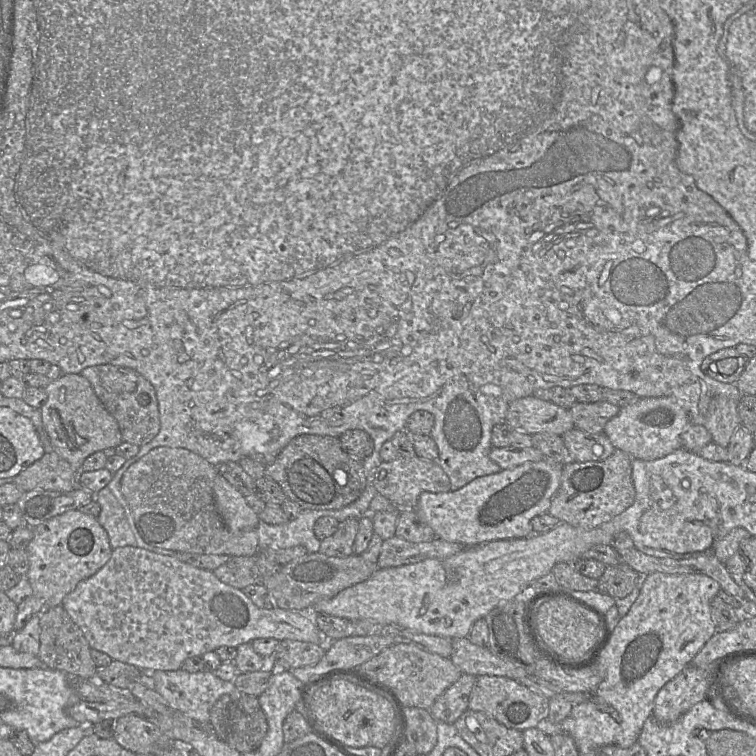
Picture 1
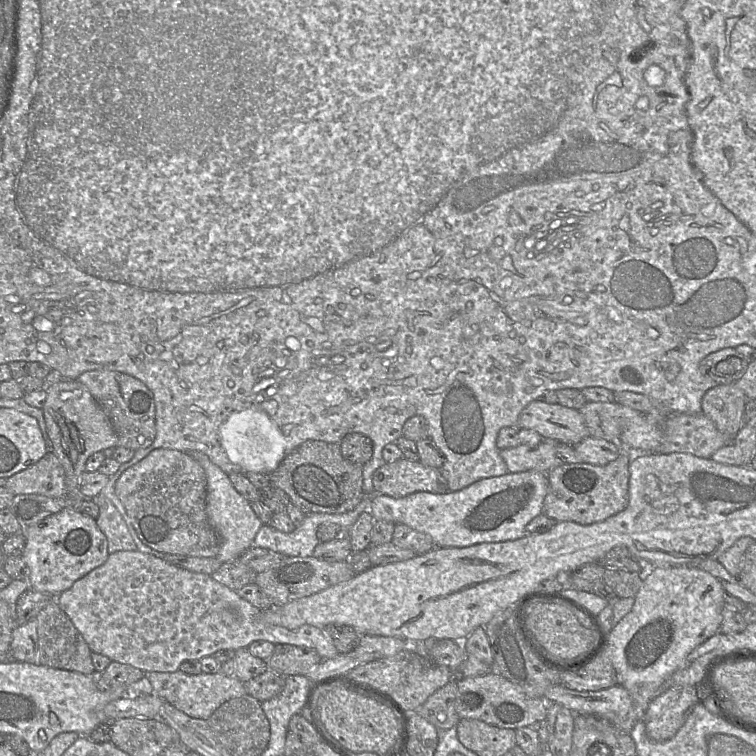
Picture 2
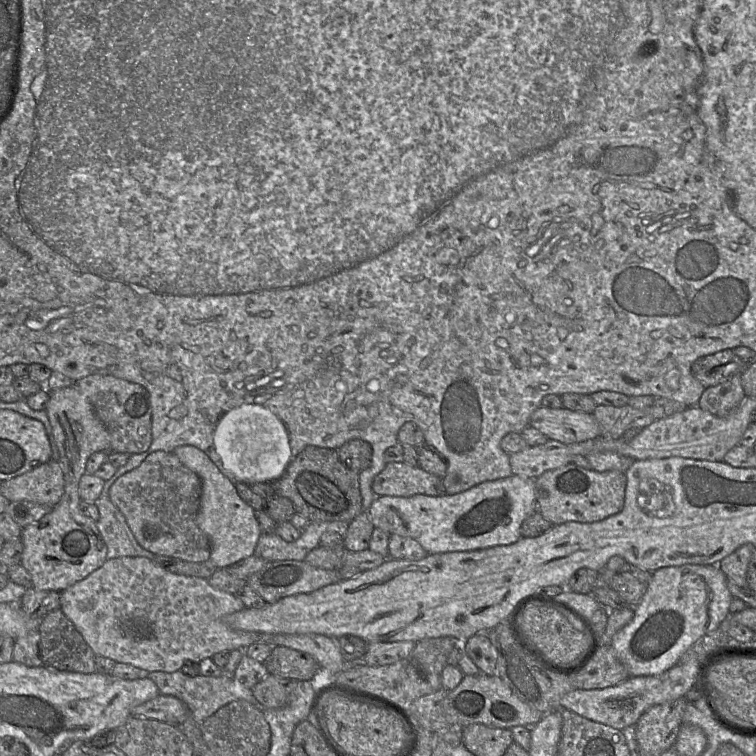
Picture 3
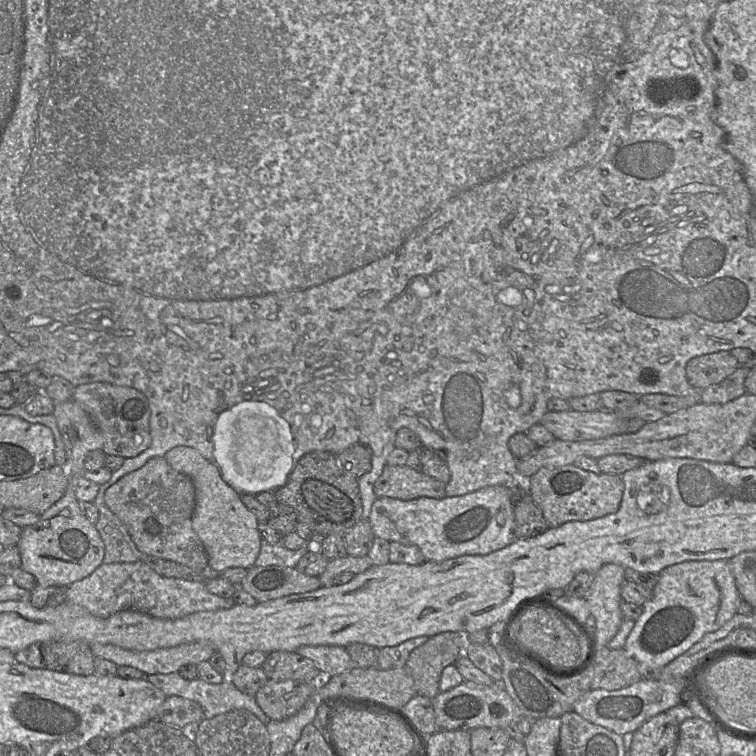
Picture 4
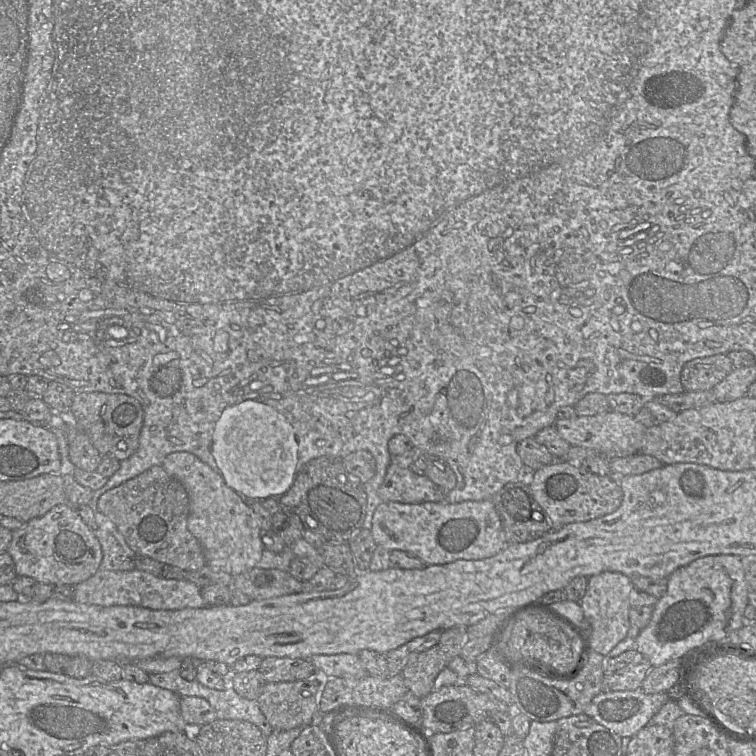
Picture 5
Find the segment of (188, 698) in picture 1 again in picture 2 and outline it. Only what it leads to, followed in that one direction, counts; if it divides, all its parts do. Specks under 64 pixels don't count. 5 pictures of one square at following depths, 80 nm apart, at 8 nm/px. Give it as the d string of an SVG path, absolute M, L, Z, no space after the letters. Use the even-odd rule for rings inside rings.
M150 672L147 678L153 686L154 694L178 710L192 718L208 720L211 715L225 702L246 695L244 683L235 676L226 676L222 673L198 675L176 672Z

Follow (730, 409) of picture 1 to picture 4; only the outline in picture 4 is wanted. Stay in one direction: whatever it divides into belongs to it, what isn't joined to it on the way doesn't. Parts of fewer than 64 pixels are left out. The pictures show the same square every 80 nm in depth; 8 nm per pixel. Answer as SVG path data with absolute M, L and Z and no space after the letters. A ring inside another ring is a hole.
M739 367L723 381L711 385L700 392L700 402L704 404L725 404L746 393L745 379L750 369Z

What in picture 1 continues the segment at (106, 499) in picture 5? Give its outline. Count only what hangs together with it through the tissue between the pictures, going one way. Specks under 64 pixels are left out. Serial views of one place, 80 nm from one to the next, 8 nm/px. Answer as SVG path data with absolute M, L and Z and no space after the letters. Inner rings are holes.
M160 446L152 449L145 456L143 456L138 461L133 463L122 476L120 483L120 490L131 509L135 525L142 539L146 543L152 546L173 550L176 552L184 552L191 554L206 554L206 555L228 555L231 557L256 555L259 552L258 535L256 529L249 529L240 532L232 532L225 525L217 510L214 499L214 493L213 493L213 484L217 475L218 475L217 467L207 462L201 456L185 448L170 448L170 447Z

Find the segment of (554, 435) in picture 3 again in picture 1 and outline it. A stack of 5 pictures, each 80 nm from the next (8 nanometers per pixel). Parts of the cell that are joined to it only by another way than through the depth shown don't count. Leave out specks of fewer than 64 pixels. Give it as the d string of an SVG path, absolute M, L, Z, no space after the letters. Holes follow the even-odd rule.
M534 396L513 401L509 405L505 423L513 430L530 435L548 433L562 437L567 431L575 428L569 409Z

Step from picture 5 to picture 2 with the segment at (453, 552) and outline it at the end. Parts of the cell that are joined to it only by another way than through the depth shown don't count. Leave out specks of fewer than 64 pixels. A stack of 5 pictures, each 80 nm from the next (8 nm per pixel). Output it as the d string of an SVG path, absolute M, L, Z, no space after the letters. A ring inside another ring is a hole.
M509 472L502 476L478 480L461 490L445 494L422 491L399 498L375 494L369 512L374 520L405 524L429 535L436 547L464 548L524 537L528 523L543 513L548 487L547 473Z

